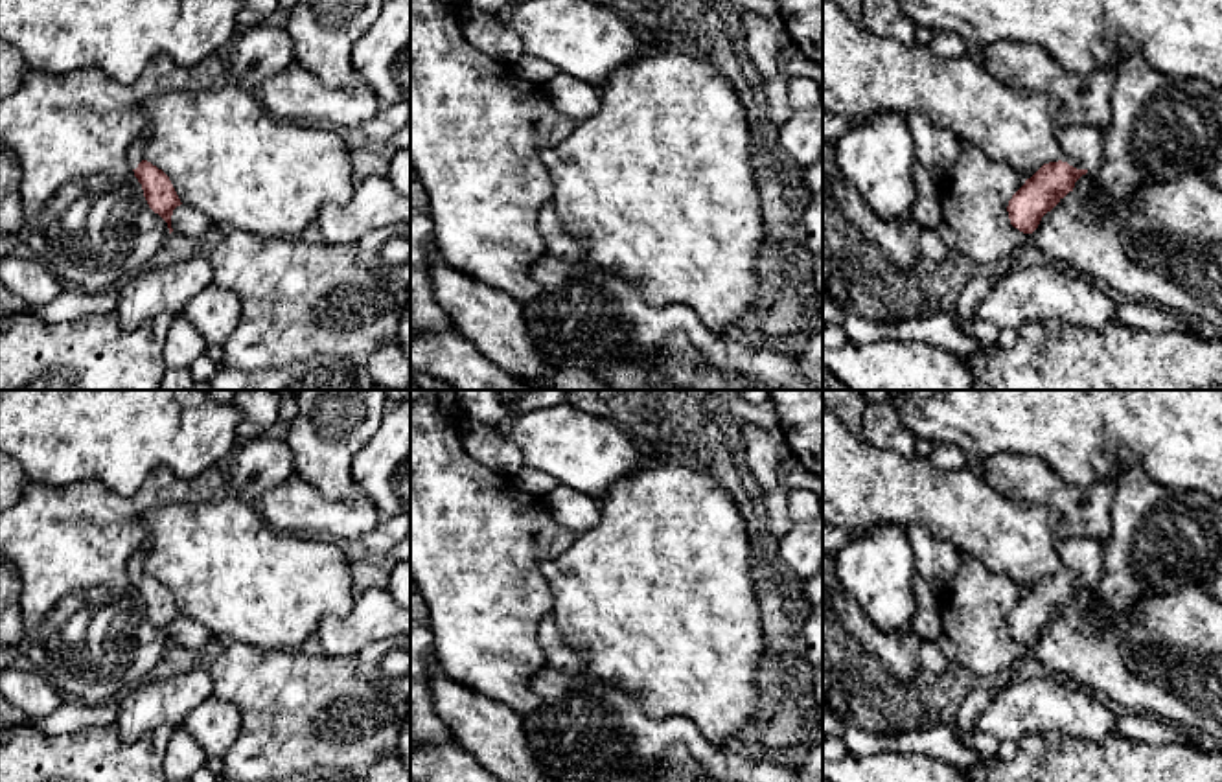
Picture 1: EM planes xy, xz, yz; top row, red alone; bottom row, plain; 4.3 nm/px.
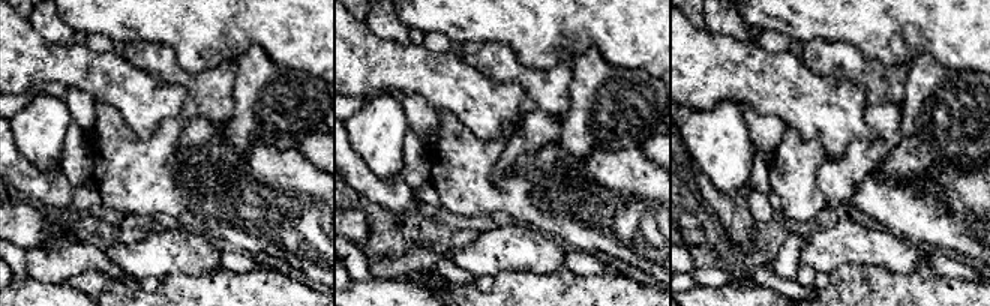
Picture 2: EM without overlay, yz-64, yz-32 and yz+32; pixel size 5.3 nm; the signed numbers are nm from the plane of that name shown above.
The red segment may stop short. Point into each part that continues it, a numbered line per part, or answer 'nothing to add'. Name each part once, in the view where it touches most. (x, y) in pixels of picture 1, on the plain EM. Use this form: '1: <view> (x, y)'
1: yz (1081, 558)

